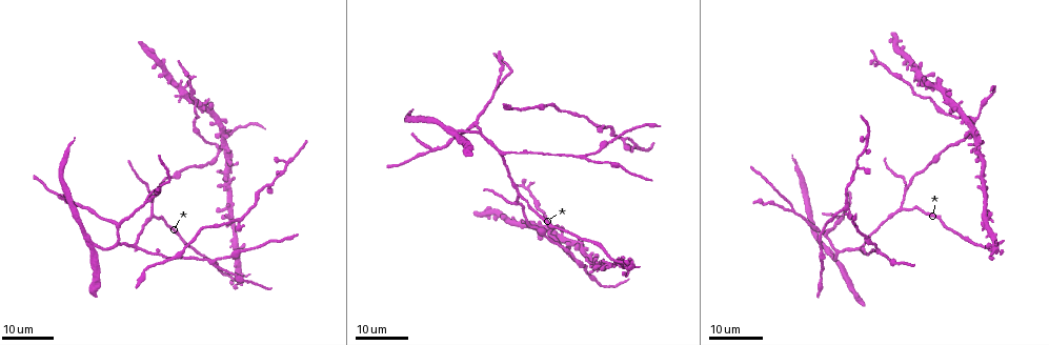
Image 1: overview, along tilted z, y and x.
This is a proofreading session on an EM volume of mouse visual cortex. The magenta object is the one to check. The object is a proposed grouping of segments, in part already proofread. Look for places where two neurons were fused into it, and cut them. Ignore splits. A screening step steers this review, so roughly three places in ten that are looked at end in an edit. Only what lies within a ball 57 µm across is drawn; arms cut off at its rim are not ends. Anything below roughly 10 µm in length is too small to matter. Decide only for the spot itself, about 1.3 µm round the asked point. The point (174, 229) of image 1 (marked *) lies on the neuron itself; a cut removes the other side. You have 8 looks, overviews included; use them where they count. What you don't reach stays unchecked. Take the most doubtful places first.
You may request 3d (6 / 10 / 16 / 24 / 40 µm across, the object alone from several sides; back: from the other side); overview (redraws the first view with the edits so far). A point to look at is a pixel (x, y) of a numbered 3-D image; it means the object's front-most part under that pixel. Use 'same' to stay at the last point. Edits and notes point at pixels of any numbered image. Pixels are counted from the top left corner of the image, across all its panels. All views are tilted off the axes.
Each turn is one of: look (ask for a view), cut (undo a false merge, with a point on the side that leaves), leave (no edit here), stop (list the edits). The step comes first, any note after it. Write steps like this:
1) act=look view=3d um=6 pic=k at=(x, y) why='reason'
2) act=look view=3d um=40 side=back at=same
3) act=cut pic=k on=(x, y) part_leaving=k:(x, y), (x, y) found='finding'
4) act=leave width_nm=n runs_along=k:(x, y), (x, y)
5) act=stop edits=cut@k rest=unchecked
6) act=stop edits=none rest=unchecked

act=look view=3d um=16 pic=1 at=(240, 218) why='three-way junction'

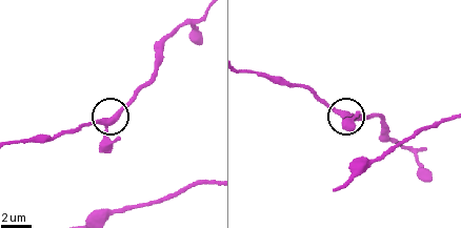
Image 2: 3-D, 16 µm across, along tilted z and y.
act=look view=3d um=10 pic=2 at=(343, 113)

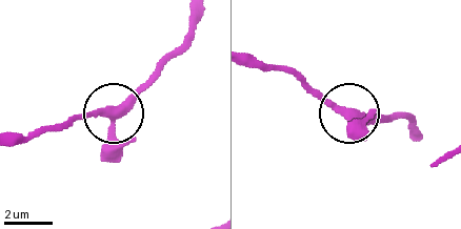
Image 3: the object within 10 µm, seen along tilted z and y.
act=leave width_nm=340 found='continuous, no second neuron'

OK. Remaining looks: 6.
act=look view=3d um=16 pic=1 at=(120, 222)

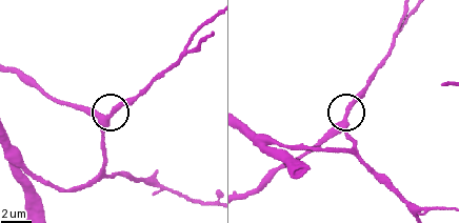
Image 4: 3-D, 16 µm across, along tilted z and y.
act=look view=3d um=6 pic=4 at=(347, 115)

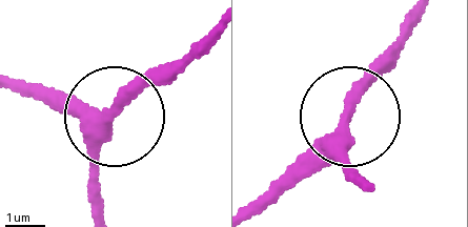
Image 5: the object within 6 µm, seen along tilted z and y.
act=look view=3d um=6 side=back pic=5 at=(112, 114)

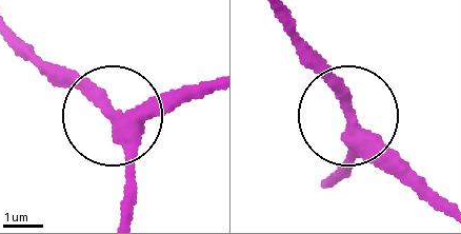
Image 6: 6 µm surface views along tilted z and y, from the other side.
act=leave runs_along=6:(122, 206), (120, 119), (151, 115), (193, 86) found='continuous, no second neuron'

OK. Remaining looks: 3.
act=look view=3d um=24 pic=1 at=(135, 246) why='a fork'

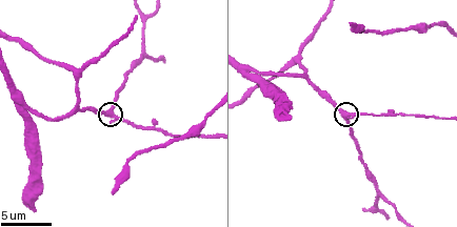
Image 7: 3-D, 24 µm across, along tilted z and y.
act=look view=3d um=10 pic=7 at=(113, 117) why='closer look'

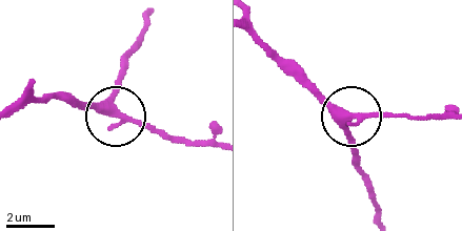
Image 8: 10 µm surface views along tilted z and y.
act=leave side_arm_um=37 runs_along=8:(380, 216), (357, 164), (352, 119), (295, 65) found='all the same neuron'

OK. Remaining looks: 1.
act=stop edits=none rest=unchecked

